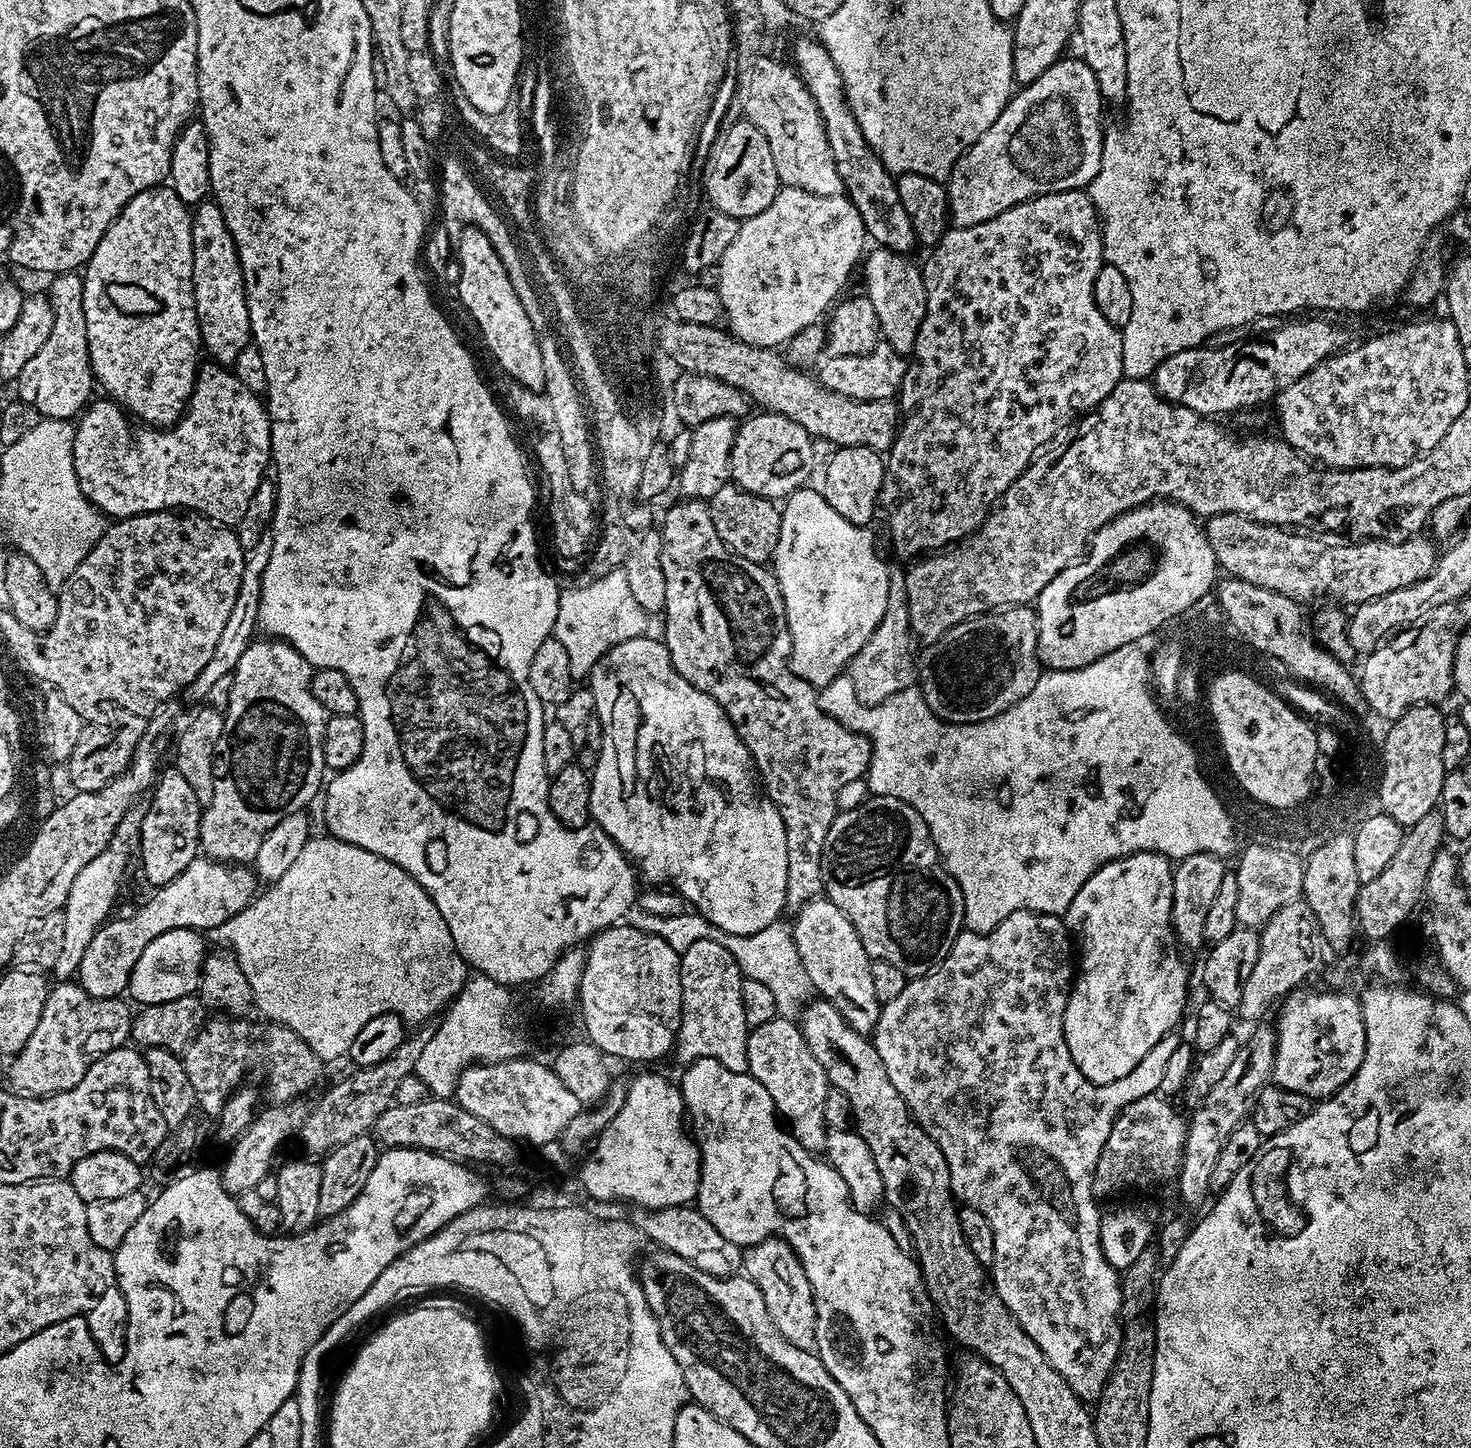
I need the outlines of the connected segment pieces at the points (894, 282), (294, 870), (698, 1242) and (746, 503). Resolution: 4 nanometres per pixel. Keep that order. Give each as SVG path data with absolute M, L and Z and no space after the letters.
M879 246L873 247L873 252L867 253L863 261L864 280L868 283L866 289L867 298L874 304L875 313L880 323L880 335L883 343L889 344L890 347L898 353L911 353L914 342L918 338L918 330L922 326L922 318L926 314L926 286L924 285L924 273L919 267L916 268L908 261L907 255L891 252L888 248Z
M316 834L308 839L302 846L298 858L291 863L290 870L286 870L286 874L282 874L282 878L278 878L276 884L265 887L252 903L247 904L238 914L234 914L234 918L215 928L214 932L216 936L221 936L229 943L227 945L242 966L242 974L246 974L250 982L255 1011L257 1013L260 1011L265 1021L285 1024L287 1028L295 1030L310 1046L310 1050L314 1050L314 1054L321 1062L328 1062L338 1059L339 1056L343 1057L346 1052L346 1042L352 1040L354 1034L358 1034L358 1030L362 1030L362 1026L370 1022L370 1018L378 1018L378 1014L393 1012L412 1026L431 1021L437 1014L443 1013L450 1001L460 993L470 972L464 960L456 952L454 938L450 938L450 930L438 906L434 906L428 891L410 873L370 850L364 850L345 840L338 840L331 834L323 835Z
M637 1205L631 1214L629 1223L637 1233L664 1246L664 1250L674 1252L683 1260L704 1261L708 1272L716 1275L733 1275L743 1265L743 1251L739 1245L728 1240L720 1231L714 1229L703 1212L691 1205L678 1207L646 1208Z
M729 482L707 501L708 513L718 530L718 538L734 554L755 564L767 565L773 559L778 546L781 509L771 499L756 496Z

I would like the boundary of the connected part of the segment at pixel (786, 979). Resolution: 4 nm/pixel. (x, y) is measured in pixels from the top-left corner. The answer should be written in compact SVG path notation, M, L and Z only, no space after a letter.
M784 922L771 924L749 936L724 934L719 937L719 942L726 946L726 950L730 950L747 979L762 982L762 986L773 992L776 1010L781 1017L795 1017L801 1005L813 995L814 989L806 974L806 966L802 966L802 958L798 958L798 946L792 936L792 928L784 925Z

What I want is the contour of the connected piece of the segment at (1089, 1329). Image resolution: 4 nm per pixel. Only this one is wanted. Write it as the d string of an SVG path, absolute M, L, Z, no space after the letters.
M1020 908L1009 917L1003 918L1002 922L989 932L961 931L950 954L946 954L946 958L937 968L927 972L925 976L909 979L902 994L898 994L894 1002L881 1007L874 1043L878 1050L878 1058L882 1058L882 1066L886 1066L890 1082L894 1082L894 1090L898 1090L898 1094L902 1094L902 1098L908 1104L912 1119L942 1150L946 1166L950 1170L953 1197L961 1201L964 1199L963 1203L967 1207L981 1212L986 1222L990 1222L990 1230L994 1230L994 1258L990 1265L990 1275L996 1286L996 1293L1014 1314L1022 1330L1026 1330L1026 1334L1034 1338L1038 1350L1042 1350L1042 1354L1048 1360L1048 1365L1068 1383L1070 1390L1074 1390L1079 1400L1092 1402L1102 1395L1103 1388L1115 1368L1120 1343L1123 1340L1120 1317L1120 1304L1123 1302L1120 1293L1122 1276L1117 1269L1110 1266L1110 1262L1106 1262L1102 1254L1101 1209L1096 1208L1097 1201L1092 1192L1092 1176L1095 1174L1095 1167L1098 1166L1099 1154L1102 1153L1102 1148L1110 1136L1112 1124L1119 1118L1120 1112L1136 1099L1146 1098L1159 1089L1162 1073L1166 1071L1166 1061L1170 1058L1170 1054L1174 1054L1174 1050L1182 1040L1181 1037L1176 1037L1176 1034L1166 1035L1124 1078L1104 1085L1090 1082L1084 1077L1082 1070L1074 1066L1074 1058L1070 1058L1070 1046L1066 1046L1064 1037L1064 1015L1073 983L1074 940L1068 931L1067 923L1060 916L1030 912Z

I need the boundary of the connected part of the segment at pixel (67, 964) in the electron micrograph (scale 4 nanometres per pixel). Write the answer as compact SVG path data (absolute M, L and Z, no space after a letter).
M140 798L133 803L130 810L122 816L122 820L115 828L110 842L107 843L98 856L92 858L78 872L77 878L74 878L70 894L67 895L67 902L62 909L66 918L65 941L62 944L61 957L56 961L52 971L53 977L57 981L67 981L79 971L82 957L86 952L86 946L90 944L90 940L97 929L112 914L110 912L120 892L130 860L131 858L133 860L139 853L142 823L148 812L149 801L147 799Z

